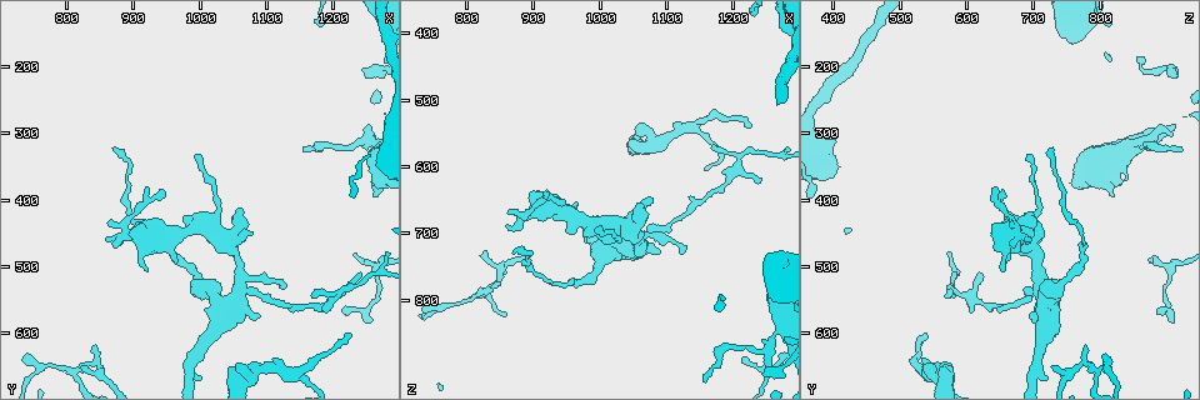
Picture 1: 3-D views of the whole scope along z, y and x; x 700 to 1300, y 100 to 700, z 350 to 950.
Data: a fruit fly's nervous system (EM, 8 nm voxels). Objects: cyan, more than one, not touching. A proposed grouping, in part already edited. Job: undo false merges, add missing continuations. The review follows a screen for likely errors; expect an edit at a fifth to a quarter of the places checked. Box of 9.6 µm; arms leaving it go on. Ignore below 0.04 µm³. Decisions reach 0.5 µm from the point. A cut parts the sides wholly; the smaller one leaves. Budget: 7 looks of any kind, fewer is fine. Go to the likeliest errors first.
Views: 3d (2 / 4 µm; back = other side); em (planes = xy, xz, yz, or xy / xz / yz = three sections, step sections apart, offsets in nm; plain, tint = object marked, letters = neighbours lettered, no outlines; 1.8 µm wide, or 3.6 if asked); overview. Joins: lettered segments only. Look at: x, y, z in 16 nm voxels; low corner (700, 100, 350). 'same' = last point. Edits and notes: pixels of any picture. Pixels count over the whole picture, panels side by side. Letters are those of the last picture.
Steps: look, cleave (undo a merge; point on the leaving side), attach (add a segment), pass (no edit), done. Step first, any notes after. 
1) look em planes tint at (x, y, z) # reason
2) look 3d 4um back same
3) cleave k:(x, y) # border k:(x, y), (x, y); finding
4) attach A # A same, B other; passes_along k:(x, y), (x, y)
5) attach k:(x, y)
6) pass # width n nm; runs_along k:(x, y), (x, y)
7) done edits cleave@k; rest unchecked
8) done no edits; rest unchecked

look em yz step 4 tint at (1060, 650, 540) # branch stops here

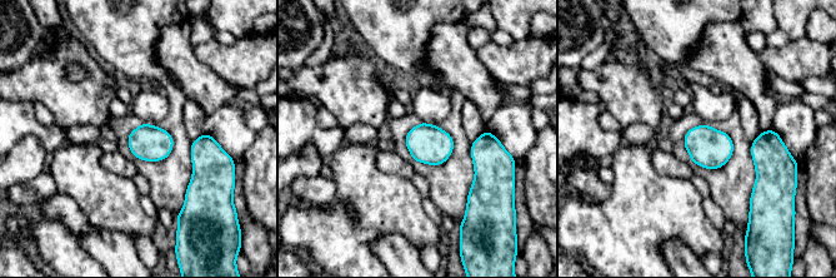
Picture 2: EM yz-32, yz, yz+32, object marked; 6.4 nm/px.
look em planes letters same # another direction

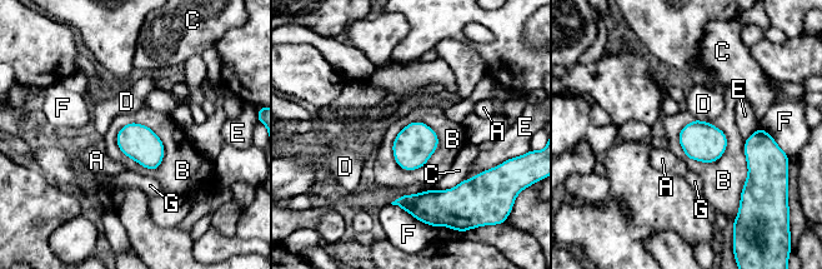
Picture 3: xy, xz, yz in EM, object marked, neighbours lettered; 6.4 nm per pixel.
pass # A other, B other, C other, D other, E other, F other, G other; border 3:(126, 123), (116, 145), (155, 170); none of them fits

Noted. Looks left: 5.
look 3d 4um back at (1080, 540, 690) # three-way junction

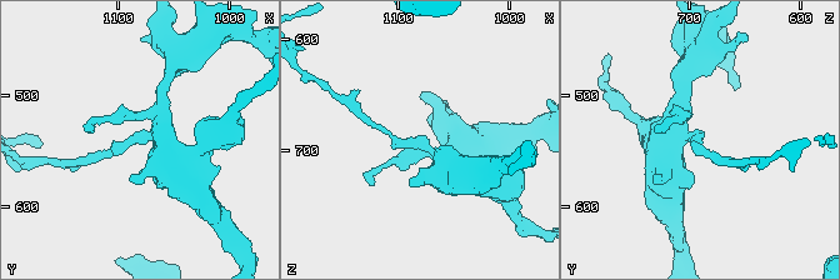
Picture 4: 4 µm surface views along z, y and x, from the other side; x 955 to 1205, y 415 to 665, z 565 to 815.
look em xy step 8 letters at (1080, 540, 696) # now the EM

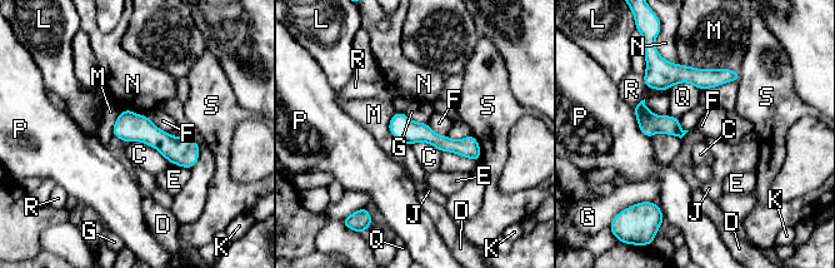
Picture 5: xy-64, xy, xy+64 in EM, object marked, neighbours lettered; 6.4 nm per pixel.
pass # longest_contact M 320 nm; C other, D other, E other, F other, G other, J other, K other, L other, M other, N other, P other, Q other, R other, S other; runs_along 5:(393, 122), (476, 155); continuous, no second neuron

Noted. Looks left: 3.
look em xy step 4 tint at (870, 465, 660)

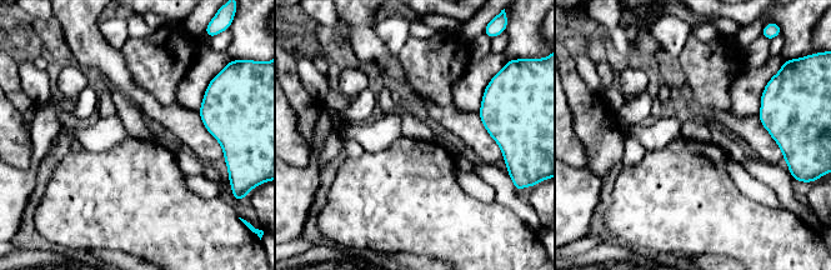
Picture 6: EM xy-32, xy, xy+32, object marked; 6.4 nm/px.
look em planes letters same # cut it another way

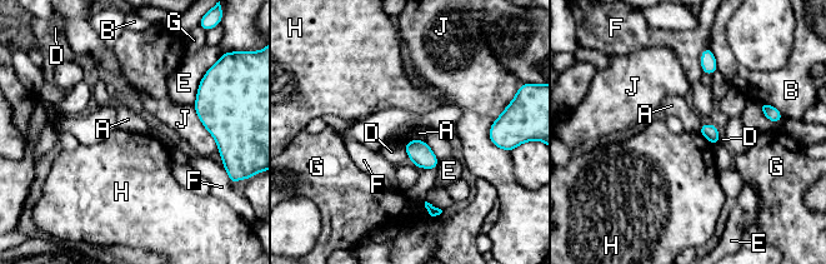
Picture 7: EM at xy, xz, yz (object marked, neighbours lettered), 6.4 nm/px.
pass # A other, B other, D other, E other, F other, G other, H other, J other; border 7:(699, 132), (712, 147); none of them fits

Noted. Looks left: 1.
done no edits; rest unchecked

